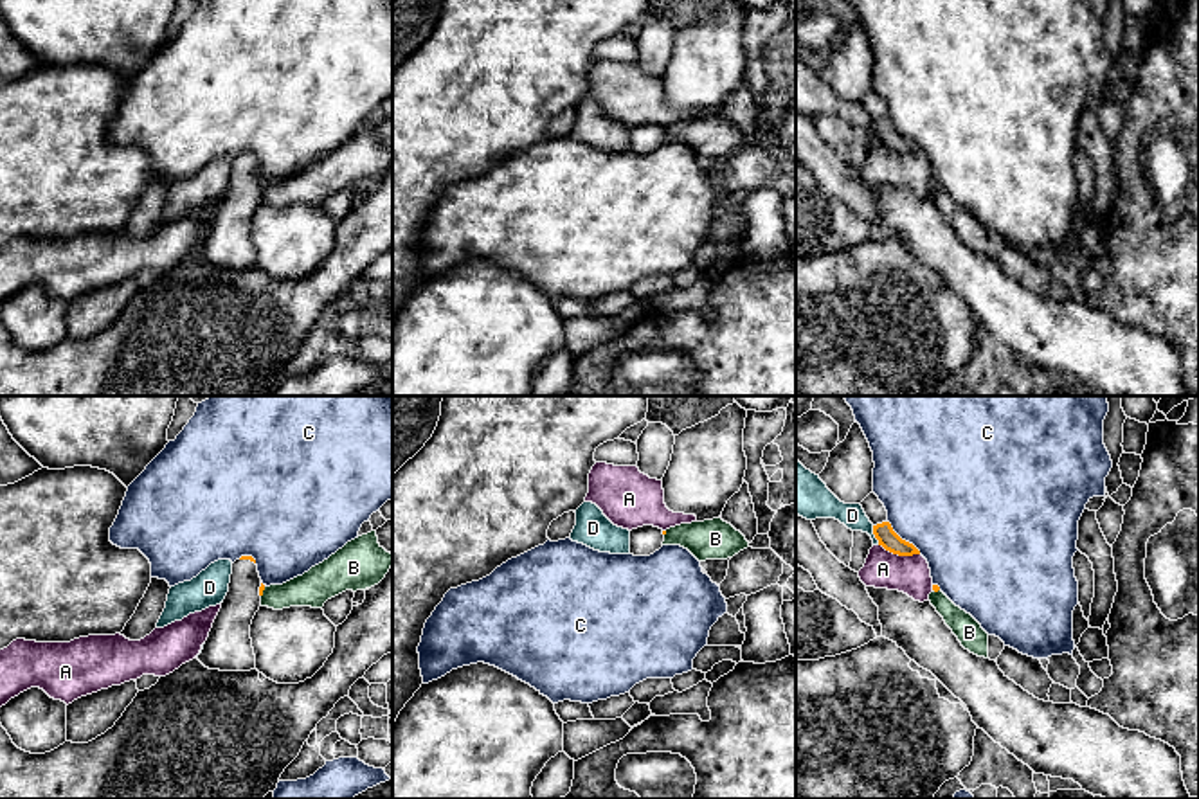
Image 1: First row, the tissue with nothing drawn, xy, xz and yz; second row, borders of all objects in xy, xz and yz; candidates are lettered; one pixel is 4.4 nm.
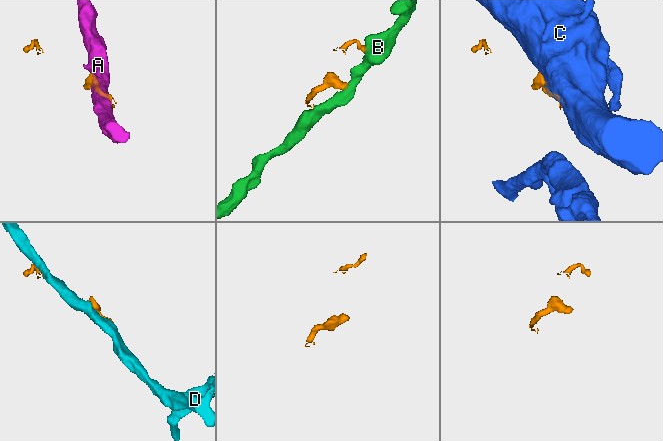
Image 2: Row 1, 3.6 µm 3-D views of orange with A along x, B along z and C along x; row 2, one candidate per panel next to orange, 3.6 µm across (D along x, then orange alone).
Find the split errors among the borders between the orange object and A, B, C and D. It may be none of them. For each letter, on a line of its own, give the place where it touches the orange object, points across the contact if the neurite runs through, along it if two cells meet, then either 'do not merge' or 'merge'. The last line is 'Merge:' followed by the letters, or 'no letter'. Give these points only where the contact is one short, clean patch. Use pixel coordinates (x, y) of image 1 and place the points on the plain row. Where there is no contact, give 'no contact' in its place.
A: meets orange in yz at (899, 152); do not merge
B: meets orange in xy at (261, 189); border along xy (265, 184), (261, 193); do not merge
C: meets orange in yz at (901, 135); do not merge
D: meets orange in yz at (874, 130); do not merge
Merge: no letter

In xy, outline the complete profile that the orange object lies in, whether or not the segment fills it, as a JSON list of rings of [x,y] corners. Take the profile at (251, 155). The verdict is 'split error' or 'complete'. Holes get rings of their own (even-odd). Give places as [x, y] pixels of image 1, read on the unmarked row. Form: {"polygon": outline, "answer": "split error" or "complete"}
{"polygon": [[[241,153],[232,160],[229,189],[212,220],[202,250],[196,254],[205,265],[220,268],[256,266],[250,221],[261,203],[265,182],[256,157]]], "answer": "split error"}

